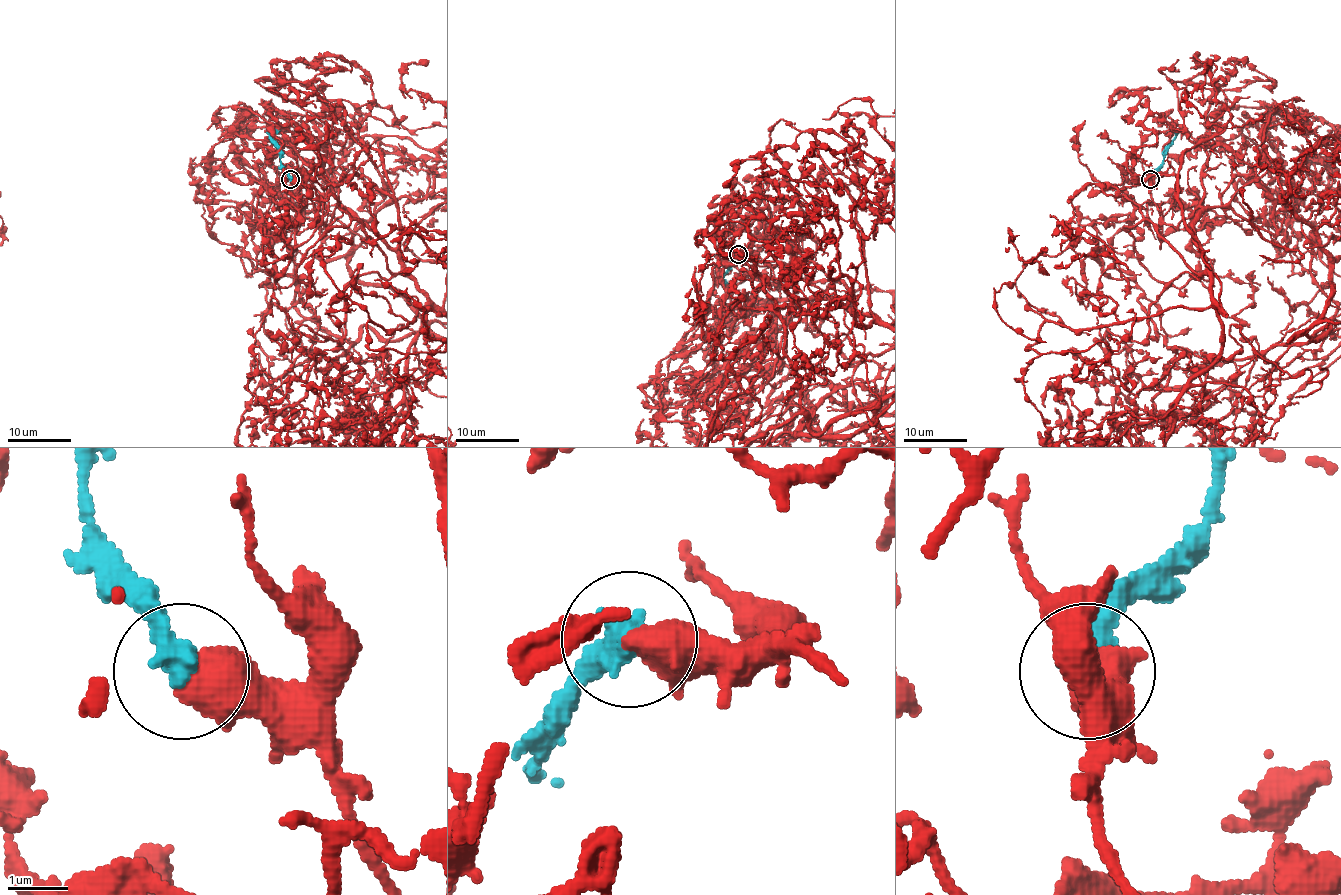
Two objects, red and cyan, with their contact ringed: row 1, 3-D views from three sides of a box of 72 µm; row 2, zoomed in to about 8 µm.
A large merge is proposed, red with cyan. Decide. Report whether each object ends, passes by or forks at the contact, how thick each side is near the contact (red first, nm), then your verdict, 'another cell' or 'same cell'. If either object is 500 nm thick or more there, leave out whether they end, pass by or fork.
calibres 600 and 500 nm; another cell

